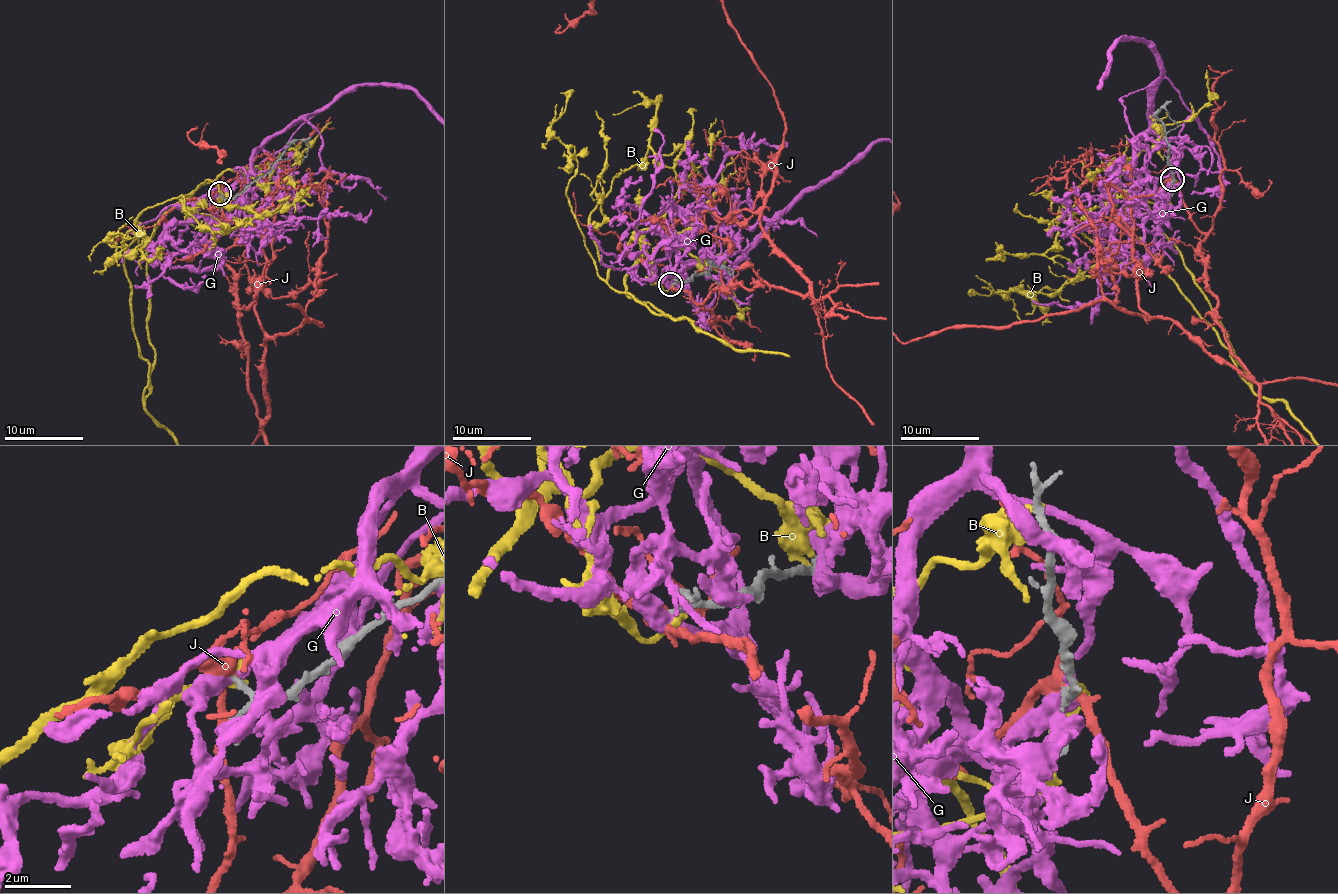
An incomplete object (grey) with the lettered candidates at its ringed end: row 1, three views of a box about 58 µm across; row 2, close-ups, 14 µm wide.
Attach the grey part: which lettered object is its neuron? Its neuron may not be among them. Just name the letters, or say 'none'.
J

